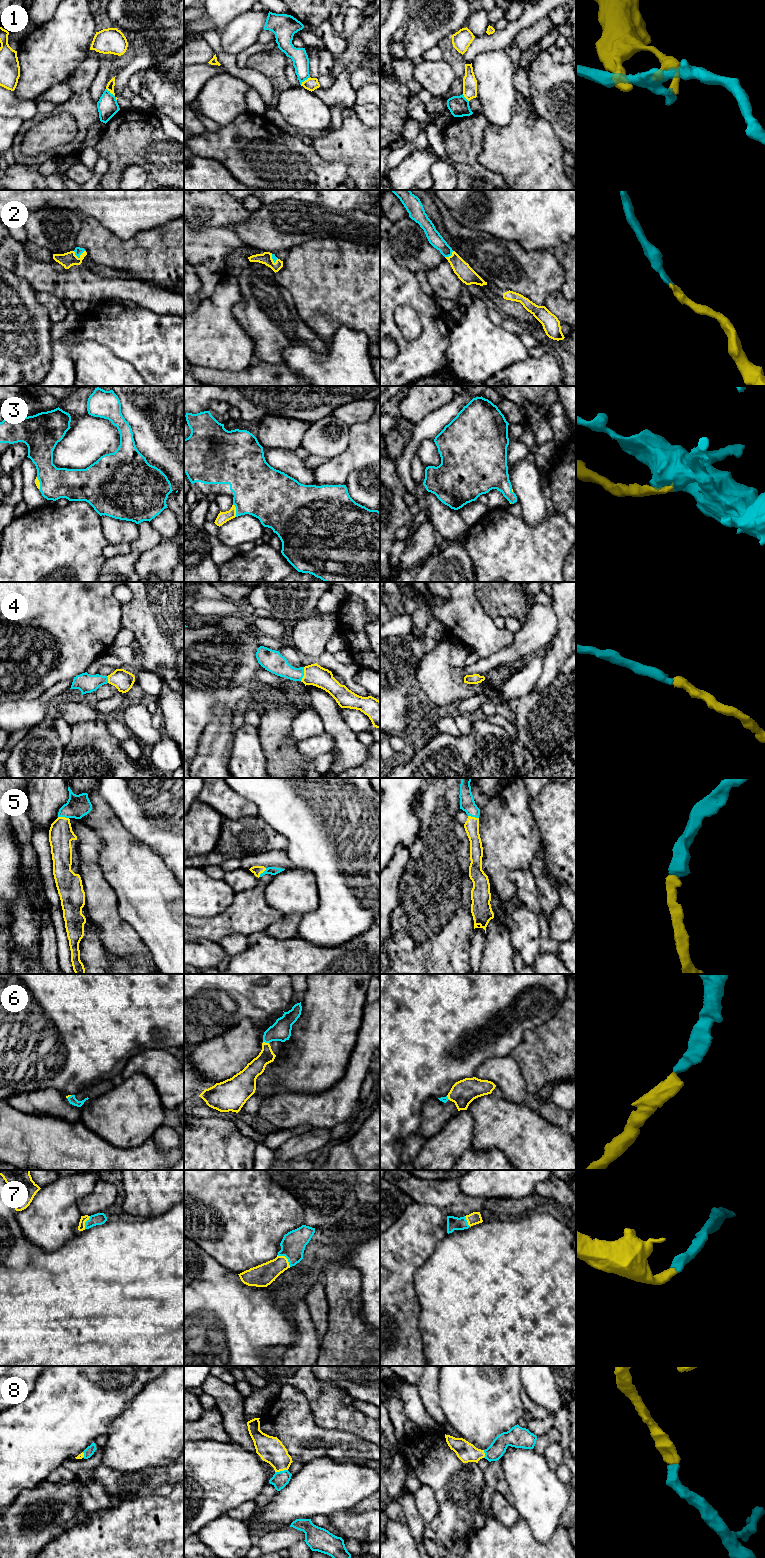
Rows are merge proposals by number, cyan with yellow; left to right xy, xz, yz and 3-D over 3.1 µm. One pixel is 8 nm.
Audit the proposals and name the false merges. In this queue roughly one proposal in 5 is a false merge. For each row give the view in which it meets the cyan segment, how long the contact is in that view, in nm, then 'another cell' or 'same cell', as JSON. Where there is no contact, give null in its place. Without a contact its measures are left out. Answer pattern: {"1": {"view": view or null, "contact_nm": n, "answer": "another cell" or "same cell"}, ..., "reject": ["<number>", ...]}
{"1": {"view": "xy", "contact_nm": 130, "answer": "another cell"}, "2": {"view": "xy", "contact_nm": 100, "answer": "same cell"}, "3": {"view": "xz", "contact_nm": 110, "answer": "same cell"}, "4": {"view": "xz", "contact_nm": 120, "answer": "same cell"}, "5": {"view": "xy", "contact_nm": 90, "answer": "same cell"}, "6": {"view": "xz", "contact_nm": 50, "answer": "same cell"}, "7": {"view": "xz", "contact_nm": 140, "answer": "same cell"}, "8": {"view": "xz", "contact_nm": 110, "answer": "same cell"}, "reject": ["1"]}

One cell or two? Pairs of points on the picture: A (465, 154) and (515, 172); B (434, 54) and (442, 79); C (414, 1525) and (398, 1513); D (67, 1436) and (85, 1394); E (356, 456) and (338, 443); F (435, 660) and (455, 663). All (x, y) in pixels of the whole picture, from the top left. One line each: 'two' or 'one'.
A: two
B: two
C: two
D: one
E: two
F: two

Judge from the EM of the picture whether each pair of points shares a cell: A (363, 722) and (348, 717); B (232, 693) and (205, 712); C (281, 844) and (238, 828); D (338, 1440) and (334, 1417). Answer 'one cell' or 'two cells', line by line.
A: one cell
B: one cell
C: one cell
D: two cells

